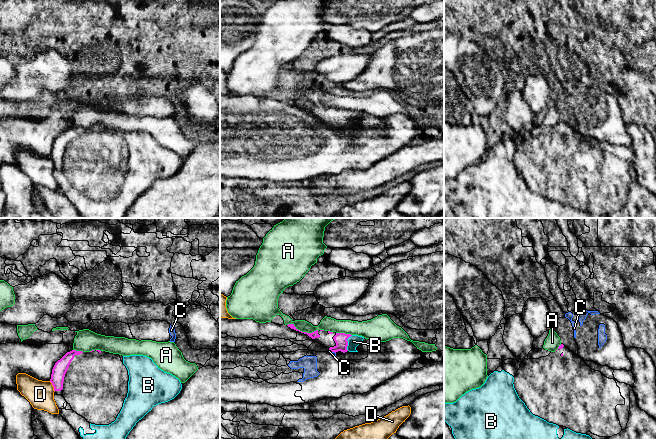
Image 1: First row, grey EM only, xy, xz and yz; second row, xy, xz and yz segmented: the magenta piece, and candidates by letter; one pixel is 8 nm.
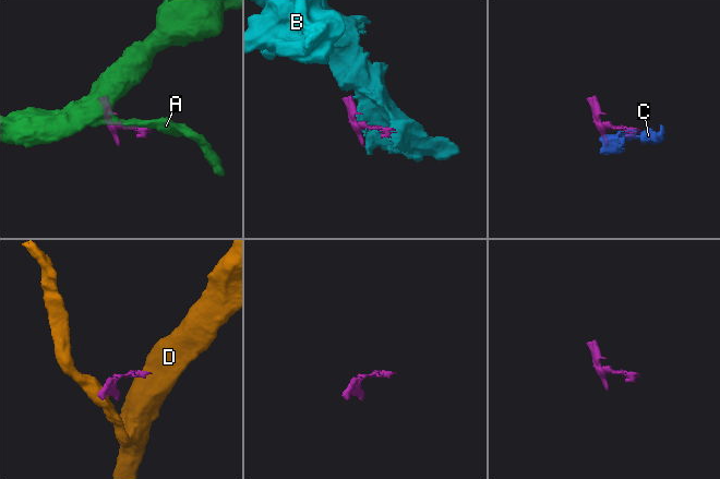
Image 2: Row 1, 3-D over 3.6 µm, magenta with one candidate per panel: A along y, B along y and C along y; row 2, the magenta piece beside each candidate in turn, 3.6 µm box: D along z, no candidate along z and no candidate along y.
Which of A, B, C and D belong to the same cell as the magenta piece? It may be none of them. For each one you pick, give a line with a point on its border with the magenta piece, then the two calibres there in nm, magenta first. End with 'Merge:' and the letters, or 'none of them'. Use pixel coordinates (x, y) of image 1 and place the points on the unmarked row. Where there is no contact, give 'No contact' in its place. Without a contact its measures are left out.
B: Touches magenta at xz (347, 118). Thickness 100 nm (magenta) against 90 nm
Merge: B

